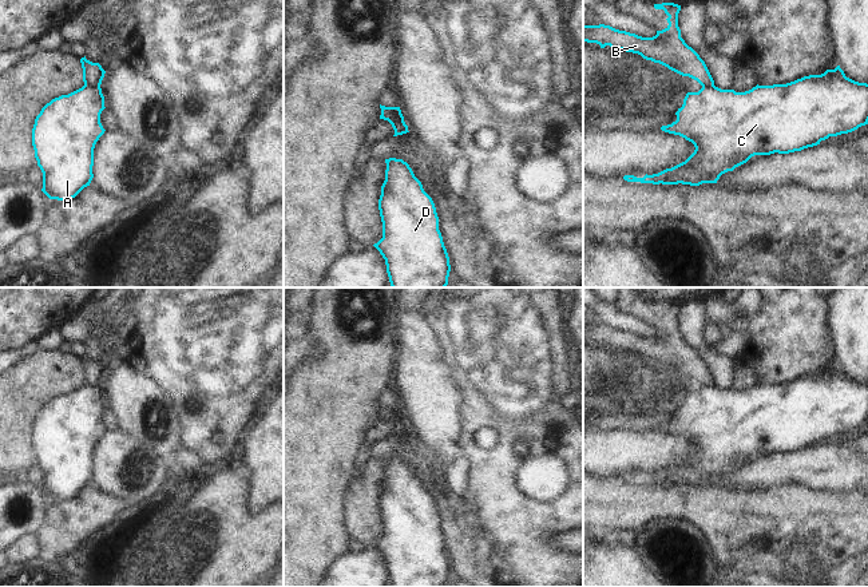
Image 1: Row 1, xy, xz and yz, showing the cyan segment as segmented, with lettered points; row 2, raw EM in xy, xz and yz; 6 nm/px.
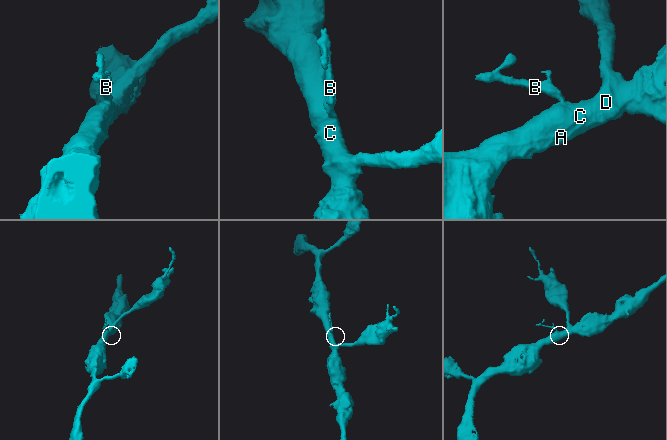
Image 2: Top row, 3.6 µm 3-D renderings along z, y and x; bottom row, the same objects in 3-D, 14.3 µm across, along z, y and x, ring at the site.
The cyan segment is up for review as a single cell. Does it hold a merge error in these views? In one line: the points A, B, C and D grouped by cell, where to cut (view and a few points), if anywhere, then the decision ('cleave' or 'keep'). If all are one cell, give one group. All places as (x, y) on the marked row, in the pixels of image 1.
A C D / B | xy (84, 84), (99, 87) | cleave

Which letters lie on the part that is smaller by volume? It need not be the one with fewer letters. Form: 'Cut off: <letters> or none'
Cut off: B.

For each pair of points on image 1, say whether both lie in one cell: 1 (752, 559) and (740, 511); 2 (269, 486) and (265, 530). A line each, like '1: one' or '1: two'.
1: one
2: two

